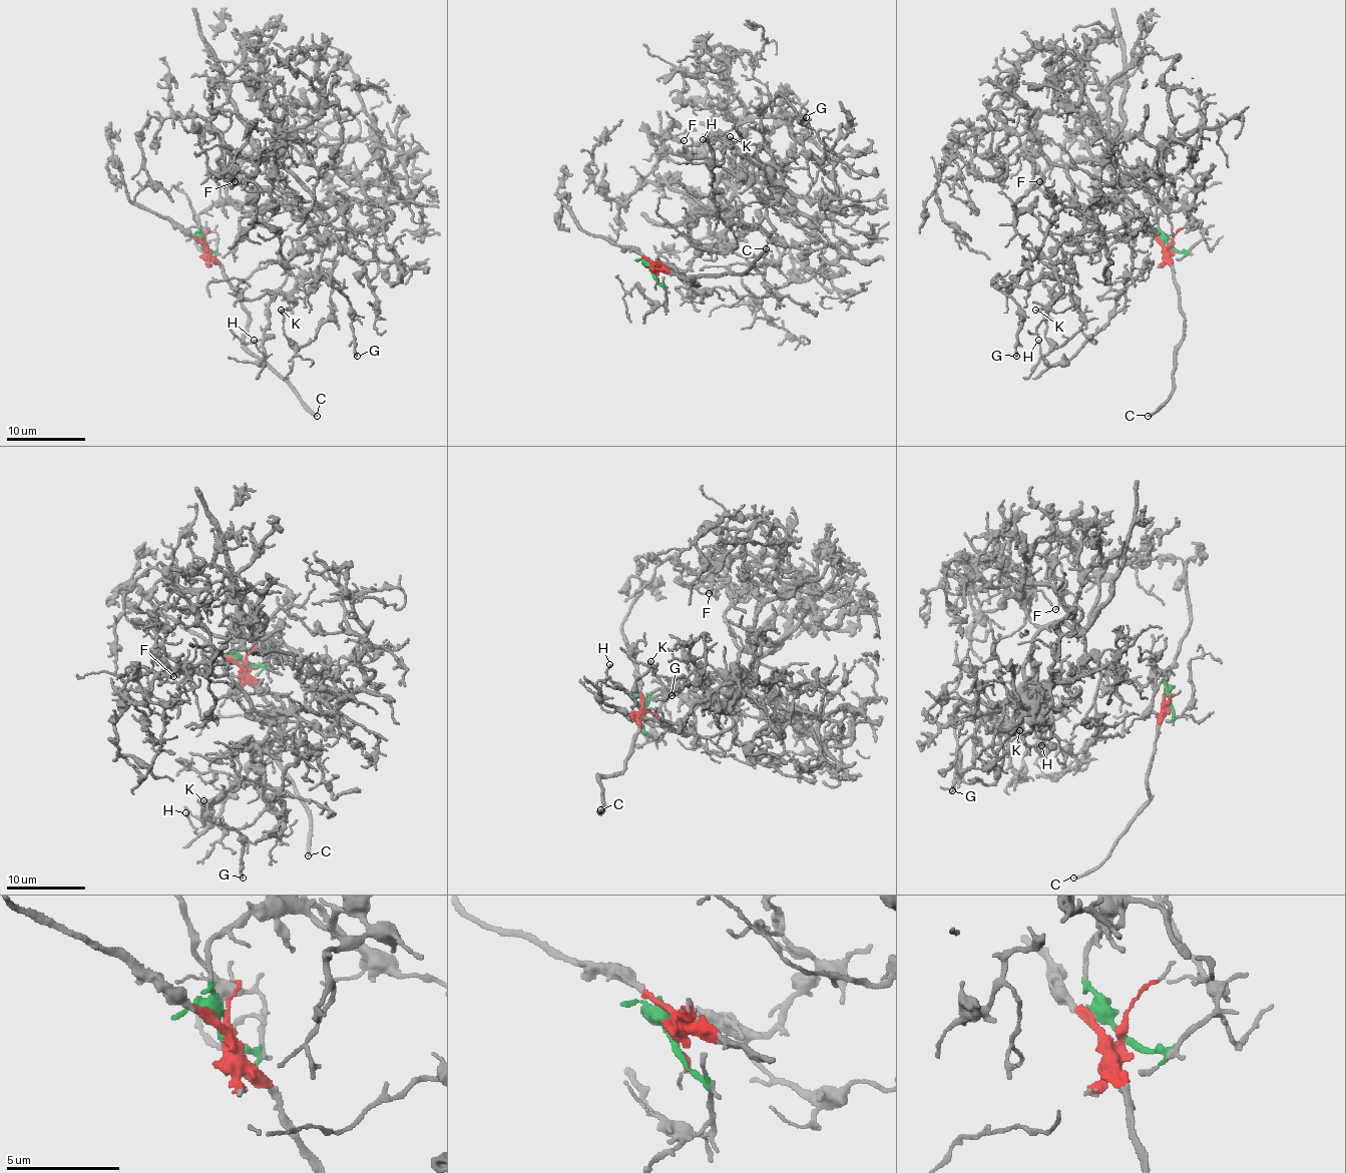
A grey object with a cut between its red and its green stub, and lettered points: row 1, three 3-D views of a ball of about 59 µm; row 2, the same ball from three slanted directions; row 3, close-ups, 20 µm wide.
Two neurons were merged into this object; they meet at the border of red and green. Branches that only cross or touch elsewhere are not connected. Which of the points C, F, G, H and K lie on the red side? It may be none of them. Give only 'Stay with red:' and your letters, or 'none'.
Stay with red: C

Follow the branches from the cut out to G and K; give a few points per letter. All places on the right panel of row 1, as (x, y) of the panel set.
G: (1171, 246), (1169, 206), (1122, 157), (1078, 159), (1088, 212), (1064, 275), (996, 275), (1015, 356)
K: (1171, 246), (1169, 206), (1122, 157), (1078, 159), (1088, 212), (1060, 244), (1084, 323), (1054, 347), (1035, 309)

